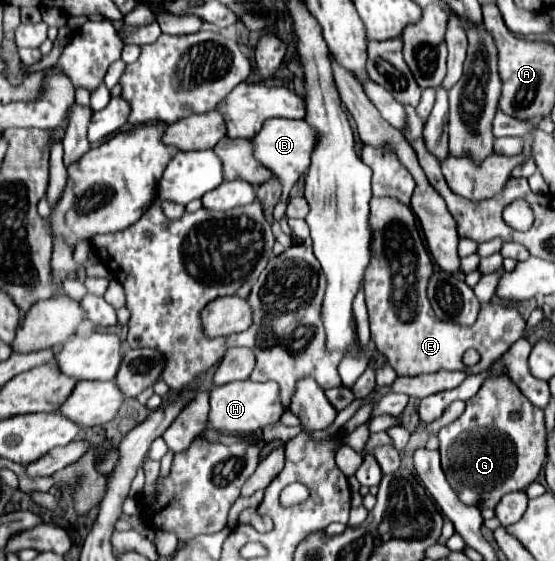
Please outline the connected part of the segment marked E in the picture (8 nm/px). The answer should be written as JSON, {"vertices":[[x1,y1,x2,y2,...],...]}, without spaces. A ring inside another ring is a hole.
{"vertices":[[372,197,370,231,372,257,370,269,366,269,364,277,370,331,378,351,388,359,388,365,398,375,414,377,422,373,436,373,440,369,478,375,486,371,494,363,494,359,502,357,510,349,510,345,522,337,526,323,520,313,512,307,502,307,494,303,480,309,478,321,472,327,462,327,436,319,426,297,426,285,432,273,432,257,424,249,416,229,416,217,406,205,386,197],[468,349,476,349,480,353,480,361,472,367,462,363,462,355]]}

